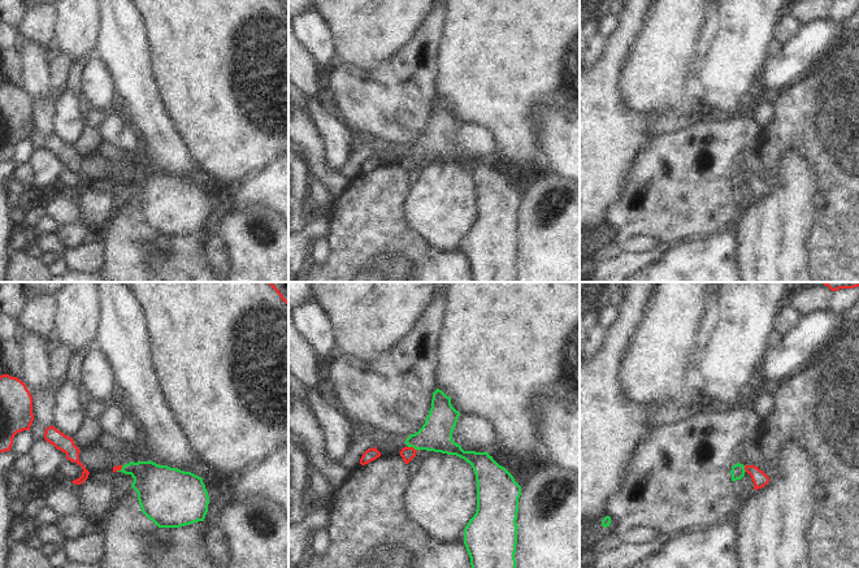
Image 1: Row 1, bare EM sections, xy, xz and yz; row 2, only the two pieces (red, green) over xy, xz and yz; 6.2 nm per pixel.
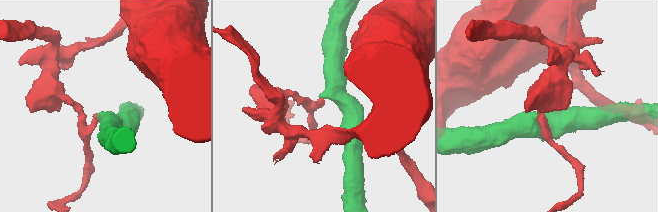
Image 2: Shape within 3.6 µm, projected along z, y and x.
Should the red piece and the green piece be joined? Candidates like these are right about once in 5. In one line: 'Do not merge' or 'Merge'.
Do not merge

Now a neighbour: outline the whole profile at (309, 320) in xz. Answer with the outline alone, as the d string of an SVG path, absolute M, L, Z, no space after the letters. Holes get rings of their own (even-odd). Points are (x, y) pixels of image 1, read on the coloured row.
M313 296L290 313L295 330L309 343L317 360L337 354L331 324Z

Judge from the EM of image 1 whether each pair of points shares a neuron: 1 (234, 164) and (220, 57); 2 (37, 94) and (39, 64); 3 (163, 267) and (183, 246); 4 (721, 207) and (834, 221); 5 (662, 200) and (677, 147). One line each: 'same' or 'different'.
1: same
2: same
3: same
4: different
5: same

